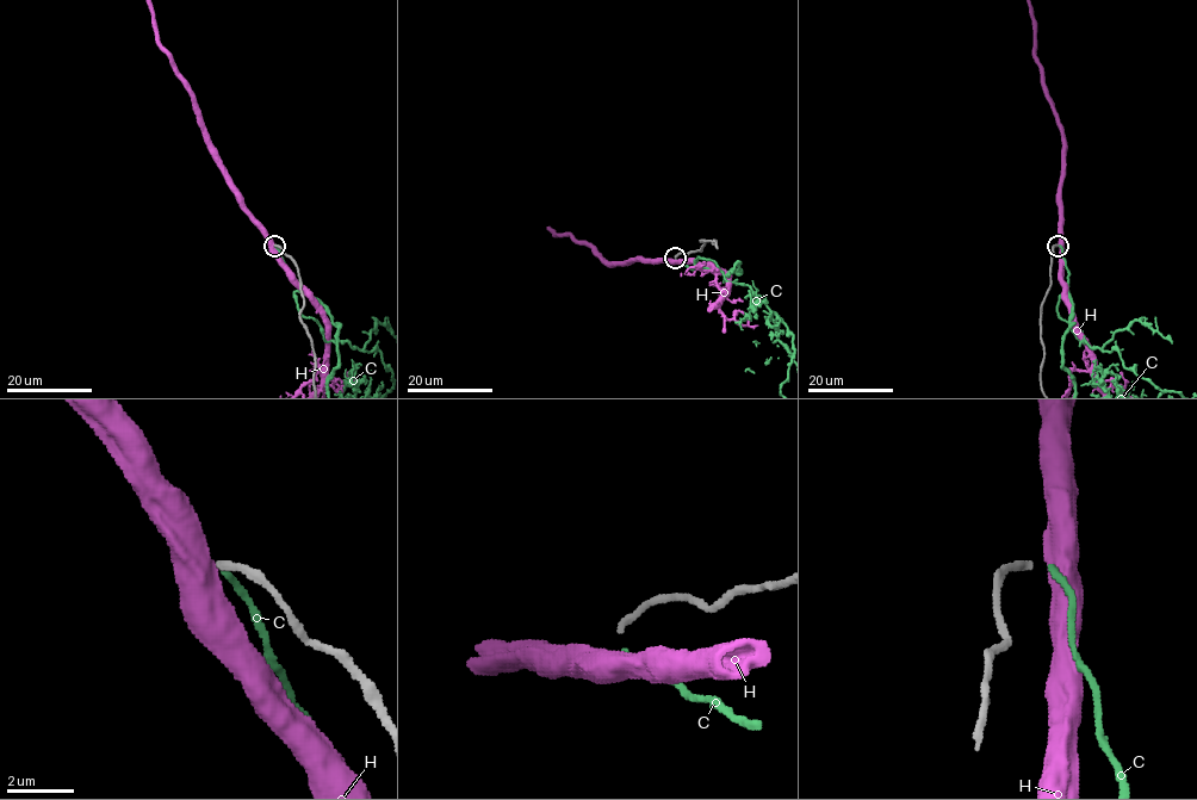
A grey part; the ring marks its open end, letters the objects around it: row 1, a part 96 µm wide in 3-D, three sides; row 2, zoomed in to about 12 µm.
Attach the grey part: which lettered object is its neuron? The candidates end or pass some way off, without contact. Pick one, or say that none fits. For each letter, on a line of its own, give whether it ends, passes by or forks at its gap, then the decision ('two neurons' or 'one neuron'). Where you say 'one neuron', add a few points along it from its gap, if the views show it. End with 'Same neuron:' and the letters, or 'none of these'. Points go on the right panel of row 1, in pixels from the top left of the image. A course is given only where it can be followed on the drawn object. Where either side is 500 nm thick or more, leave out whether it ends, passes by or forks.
C: it ends there; one neuron
H: two neurons
Same neuron: C

